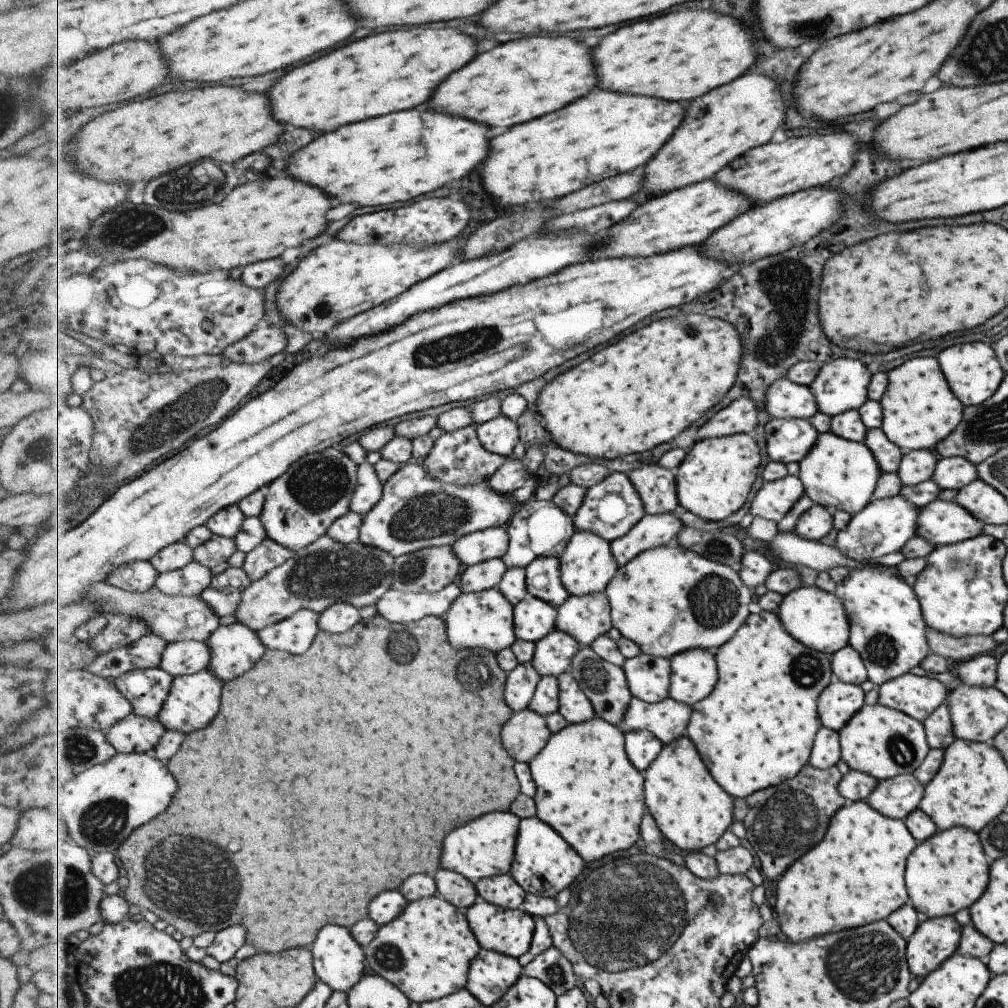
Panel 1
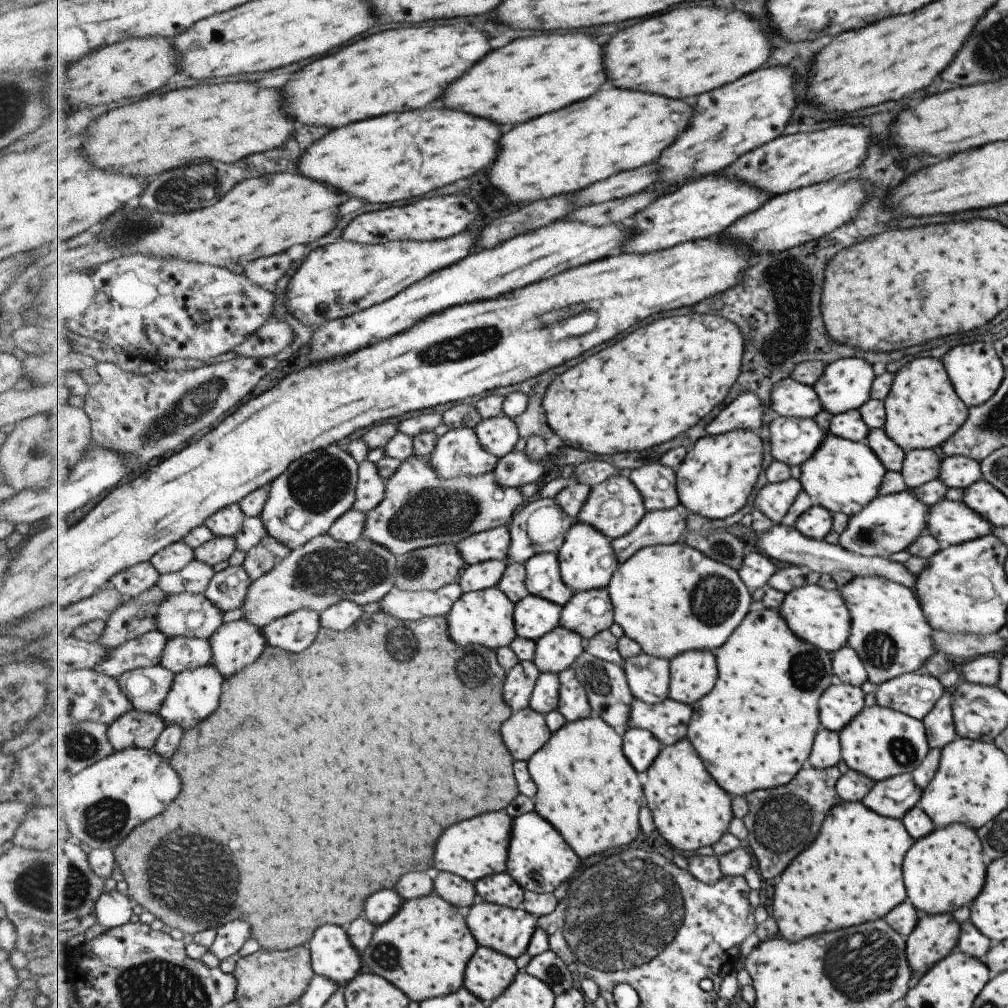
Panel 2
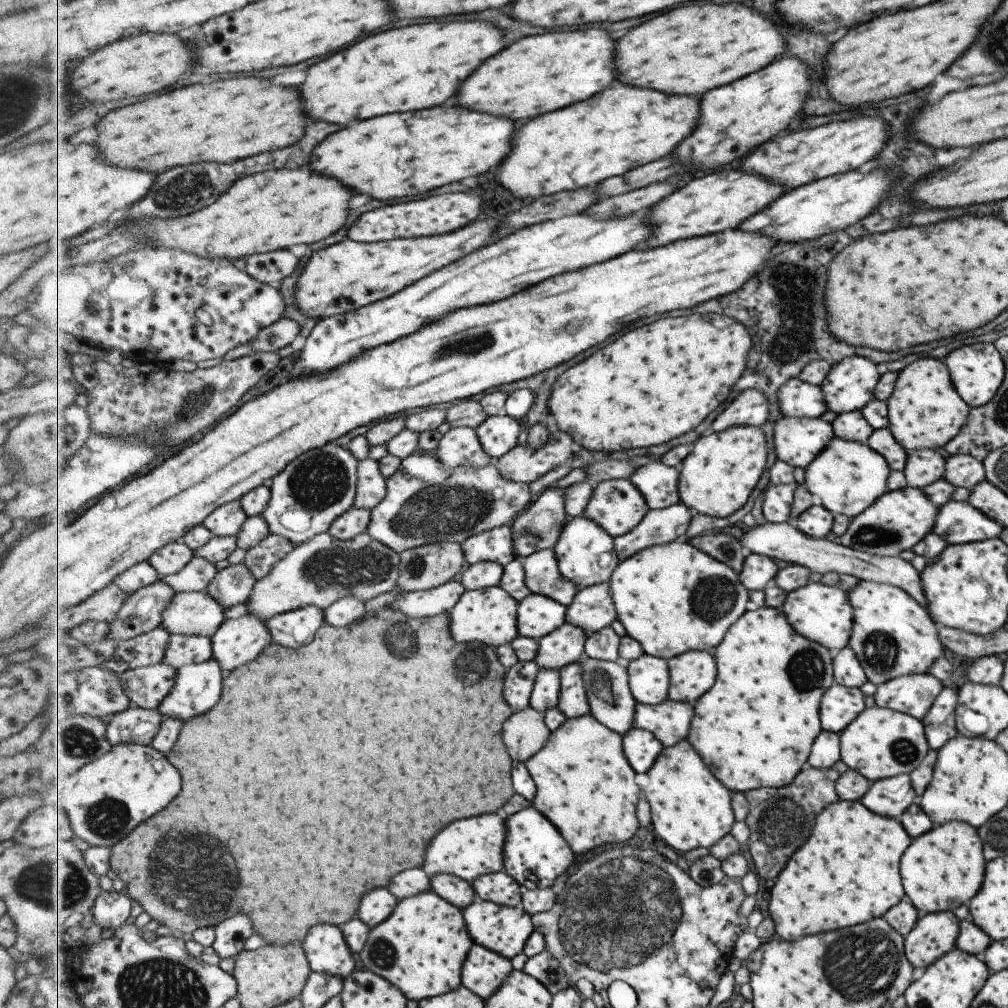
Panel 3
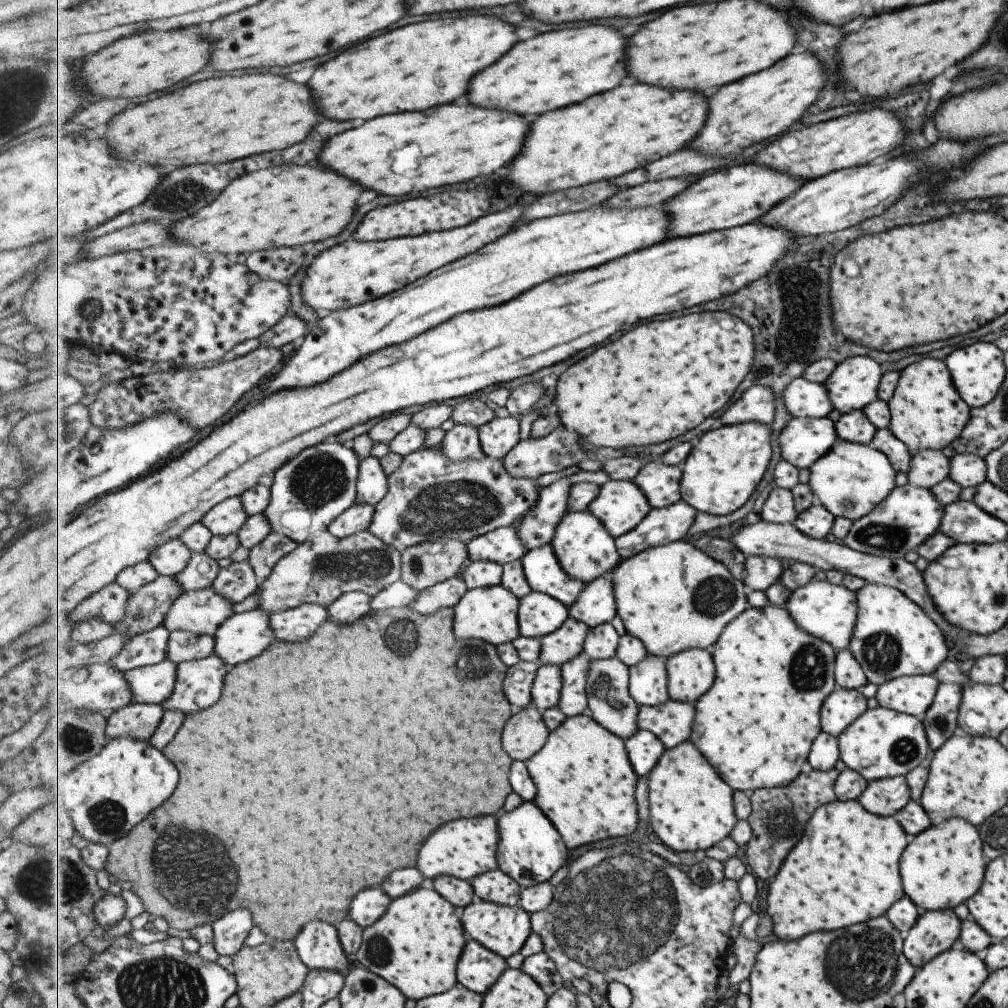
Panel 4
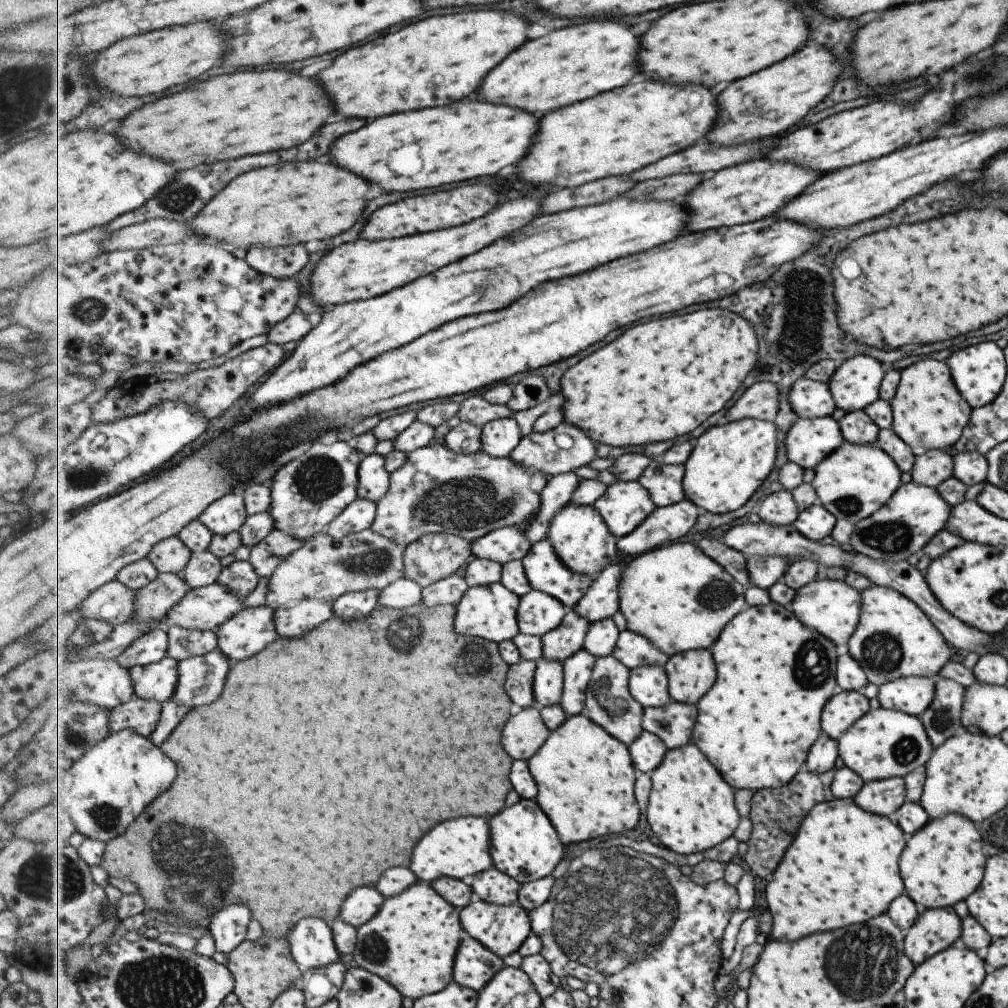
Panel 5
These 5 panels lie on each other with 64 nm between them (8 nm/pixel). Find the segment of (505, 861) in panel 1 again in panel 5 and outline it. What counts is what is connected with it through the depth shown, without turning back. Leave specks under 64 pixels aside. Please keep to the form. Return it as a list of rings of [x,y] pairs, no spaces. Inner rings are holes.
[[[457,818],[433,828],[415,848],[415,860],[411,862],[413,872],[421,880],[430,884],[441,877],[457,877],[469,881],[475,875],[491,869],[494,864],[492,854],[493,834],[490,818]]]

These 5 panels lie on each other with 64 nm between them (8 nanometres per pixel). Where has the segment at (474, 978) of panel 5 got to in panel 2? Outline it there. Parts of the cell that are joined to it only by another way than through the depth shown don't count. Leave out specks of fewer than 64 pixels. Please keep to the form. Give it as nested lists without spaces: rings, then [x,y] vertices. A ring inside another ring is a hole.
[[[479,947],[467,965],[464,987],[490,1005],[511,986],[520,970],[514,958],[495,949]]]

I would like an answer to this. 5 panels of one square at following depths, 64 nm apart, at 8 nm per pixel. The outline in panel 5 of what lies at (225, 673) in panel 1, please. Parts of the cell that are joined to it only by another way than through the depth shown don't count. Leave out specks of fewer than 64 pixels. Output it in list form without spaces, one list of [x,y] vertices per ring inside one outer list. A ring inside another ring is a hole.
[[[266,604],[238,612],[218,628],[219,650],[233,663],[259,654],[280,636],[274,616]]]

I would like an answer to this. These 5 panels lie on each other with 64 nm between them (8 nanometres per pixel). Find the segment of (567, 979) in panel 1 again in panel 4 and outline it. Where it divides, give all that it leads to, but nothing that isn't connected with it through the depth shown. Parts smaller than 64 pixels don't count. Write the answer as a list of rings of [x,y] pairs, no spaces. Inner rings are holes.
[[[545,951],[525,958],[521,969],[532,976],[549,996],[565,984],[555,961]]]

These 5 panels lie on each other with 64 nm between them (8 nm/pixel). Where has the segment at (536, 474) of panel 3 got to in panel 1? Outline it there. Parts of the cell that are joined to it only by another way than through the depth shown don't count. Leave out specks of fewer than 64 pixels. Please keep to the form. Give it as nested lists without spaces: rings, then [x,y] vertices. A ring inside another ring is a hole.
[[[508,457],[507,462],[488,479],[488,484],[499,494],[511,495],[517,488],[534,486],[536,481],[535,475],[523,466],[522,459]]]

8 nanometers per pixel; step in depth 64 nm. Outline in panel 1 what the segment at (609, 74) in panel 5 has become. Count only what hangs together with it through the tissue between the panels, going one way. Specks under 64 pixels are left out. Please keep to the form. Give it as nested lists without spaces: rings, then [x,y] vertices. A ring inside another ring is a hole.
[[[529,36],[515,42],[499,44],[497,48],[479,54],[467,68],[461,68],[453,76],[449,76],[437,90],[435,96],[429,100],[429,108],[439,114],[451,114],[451,116],[463,116],[473,122],[485,124],[485,126],[499,126],[499,128],[511,128],[517,124],[525,124],[533,118],[547,116],[555,110],[561,110],[563,106],[571,104],[573,100],[583,98],[597,87],[598,80],[595,76],[595,66],[591,60],[591,48],[585,44],[579,44],[577,40],[565,38],[565,36]]]

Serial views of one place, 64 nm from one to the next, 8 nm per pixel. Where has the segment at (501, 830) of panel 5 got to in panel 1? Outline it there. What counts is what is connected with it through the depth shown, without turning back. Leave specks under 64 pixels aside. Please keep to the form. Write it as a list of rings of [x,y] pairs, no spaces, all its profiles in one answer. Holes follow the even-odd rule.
[[[538,816],[522,819],[510,874],[528,893],[555,898],[561,890],[569,889],[569,886],[583,874],[585,866],[585,859],[574,846],[546,821],[542,821]]]

